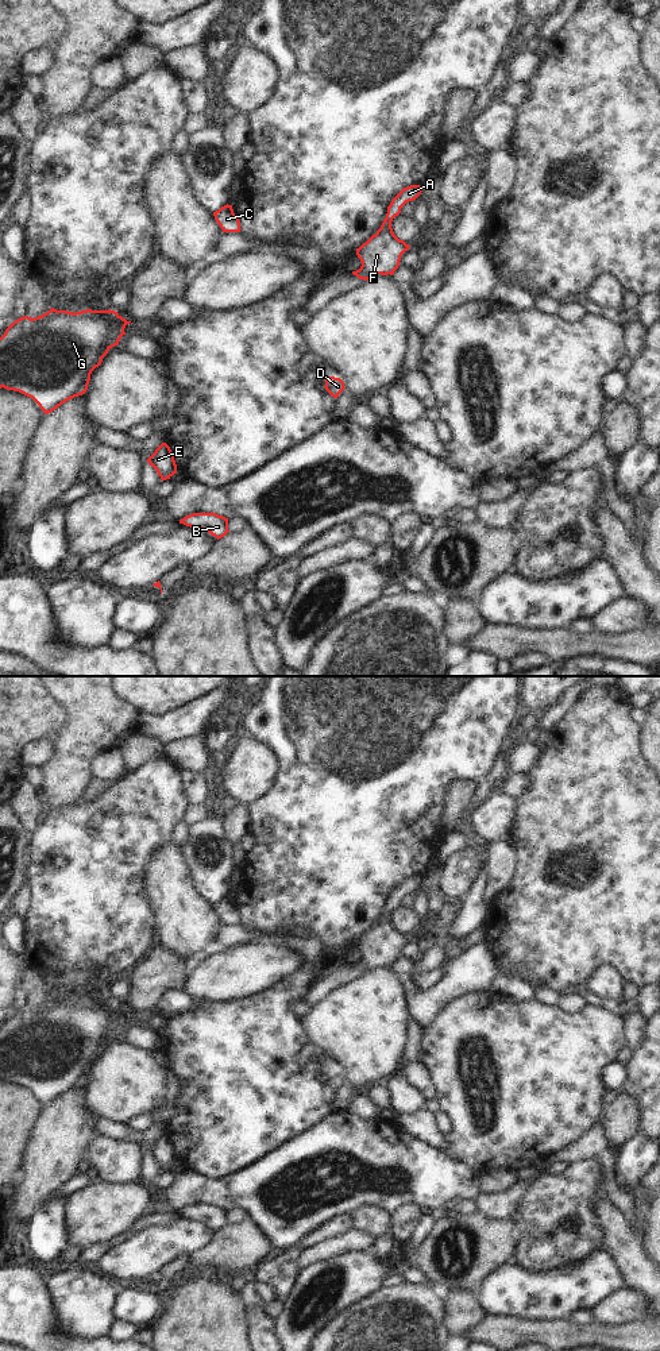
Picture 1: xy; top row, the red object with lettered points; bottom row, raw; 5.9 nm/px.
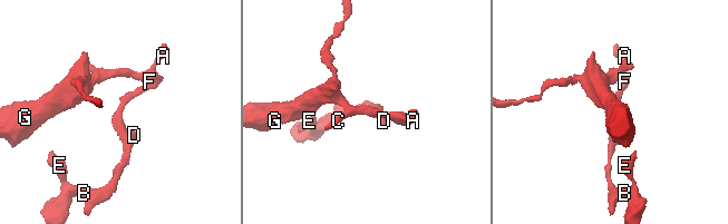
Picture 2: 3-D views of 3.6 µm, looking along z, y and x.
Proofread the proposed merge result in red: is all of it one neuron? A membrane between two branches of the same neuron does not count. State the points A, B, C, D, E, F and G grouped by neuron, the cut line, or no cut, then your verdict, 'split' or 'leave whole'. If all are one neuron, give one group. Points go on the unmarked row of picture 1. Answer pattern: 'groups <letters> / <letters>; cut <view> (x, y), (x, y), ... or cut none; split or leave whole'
groups A B C D E F G; cut none; leave whole

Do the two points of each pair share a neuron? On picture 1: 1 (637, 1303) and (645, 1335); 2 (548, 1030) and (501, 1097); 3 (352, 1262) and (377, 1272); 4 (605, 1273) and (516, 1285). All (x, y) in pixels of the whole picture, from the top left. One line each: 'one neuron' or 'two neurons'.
1: two neurons
2: one neuron
3: one neuron
4: one neuron

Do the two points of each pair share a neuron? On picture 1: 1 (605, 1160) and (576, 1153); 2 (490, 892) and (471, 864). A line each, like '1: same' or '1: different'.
1: same
2: different

